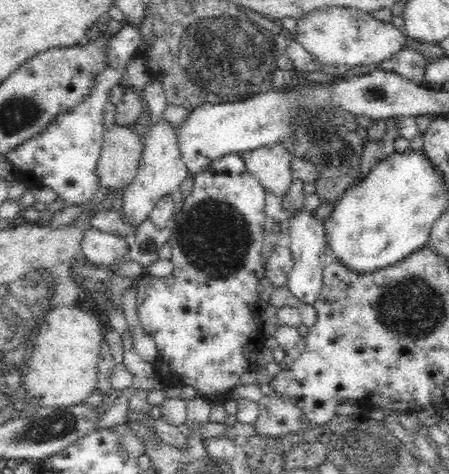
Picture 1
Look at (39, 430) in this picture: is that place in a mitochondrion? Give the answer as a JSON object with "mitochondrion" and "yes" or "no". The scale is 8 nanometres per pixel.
{"mitochondrion":"yes"}

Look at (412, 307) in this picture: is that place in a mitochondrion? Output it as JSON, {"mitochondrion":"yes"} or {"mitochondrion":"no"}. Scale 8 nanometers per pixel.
{"mitochondrion":"yes"}

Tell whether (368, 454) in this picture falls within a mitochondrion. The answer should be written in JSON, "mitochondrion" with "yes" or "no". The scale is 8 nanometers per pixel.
{"mitochondrion":"yes"}

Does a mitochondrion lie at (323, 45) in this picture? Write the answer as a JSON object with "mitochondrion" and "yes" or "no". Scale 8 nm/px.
{"mitochondrion":"no"}

